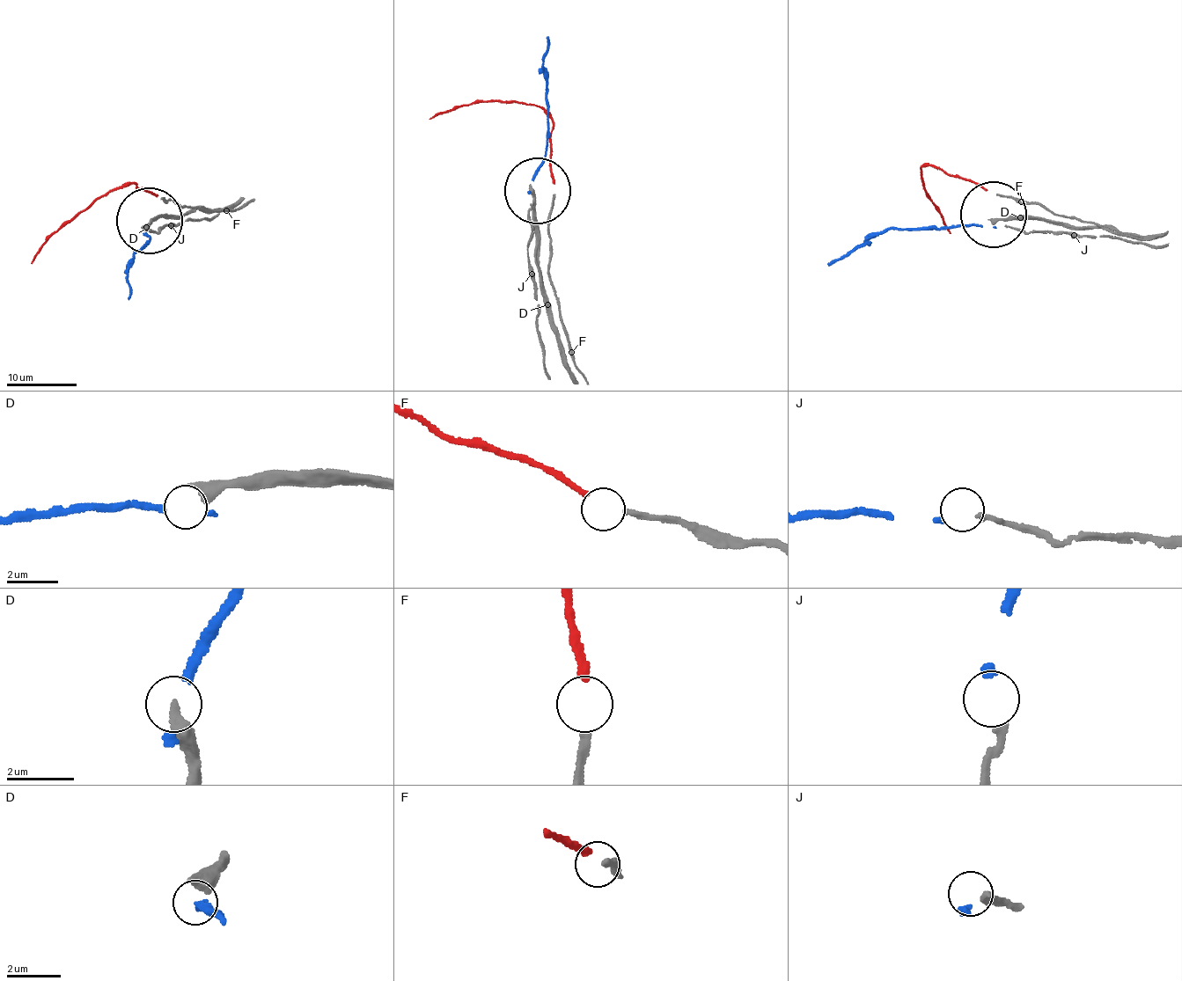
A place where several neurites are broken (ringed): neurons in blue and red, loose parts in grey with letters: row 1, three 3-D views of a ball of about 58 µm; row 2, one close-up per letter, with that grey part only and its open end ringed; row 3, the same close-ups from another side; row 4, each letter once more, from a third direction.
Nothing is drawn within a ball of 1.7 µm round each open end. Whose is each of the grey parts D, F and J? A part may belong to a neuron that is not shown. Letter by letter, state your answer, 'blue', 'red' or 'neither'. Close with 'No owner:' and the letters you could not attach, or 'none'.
D: neither
F: red
J: blue
No owner: D

